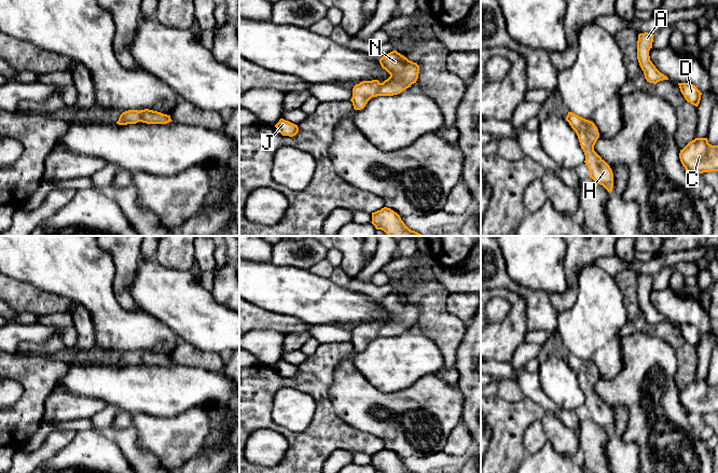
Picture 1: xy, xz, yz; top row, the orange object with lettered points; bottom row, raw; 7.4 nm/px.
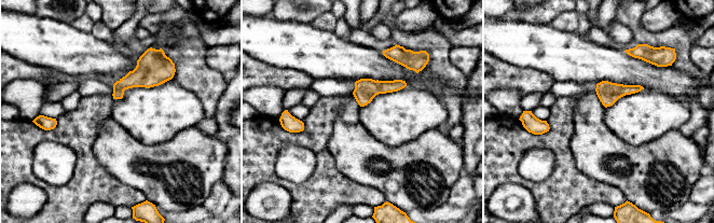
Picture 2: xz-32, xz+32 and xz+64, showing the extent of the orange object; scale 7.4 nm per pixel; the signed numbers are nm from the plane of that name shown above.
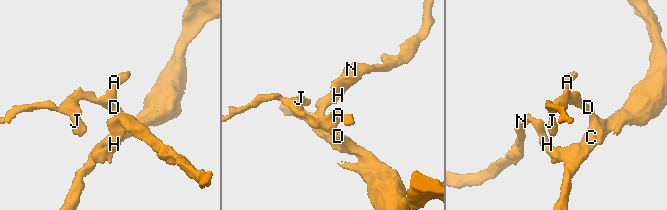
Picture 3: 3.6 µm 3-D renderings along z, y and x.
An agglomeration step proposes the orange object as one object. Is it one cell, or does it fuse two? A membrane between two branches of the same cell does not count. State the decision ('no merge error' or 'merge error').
no merge error

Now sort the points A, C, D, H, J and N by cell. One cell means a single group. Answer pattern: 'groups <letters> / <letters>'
groups A C D H J N

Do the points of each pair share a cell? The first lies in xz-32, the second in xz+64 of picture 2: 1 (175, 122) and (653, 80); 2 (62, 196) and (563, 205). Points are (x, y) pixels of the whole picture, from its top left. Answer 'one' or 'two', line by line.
1: two
2: one

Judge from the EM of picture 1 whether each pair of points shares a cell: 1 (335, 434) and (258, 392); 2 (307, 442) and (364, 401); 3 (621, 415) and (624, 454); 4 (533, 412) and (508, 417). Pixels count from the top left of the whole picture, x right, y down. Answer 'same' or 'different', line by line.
1: same
2: different
3: same
4: same

